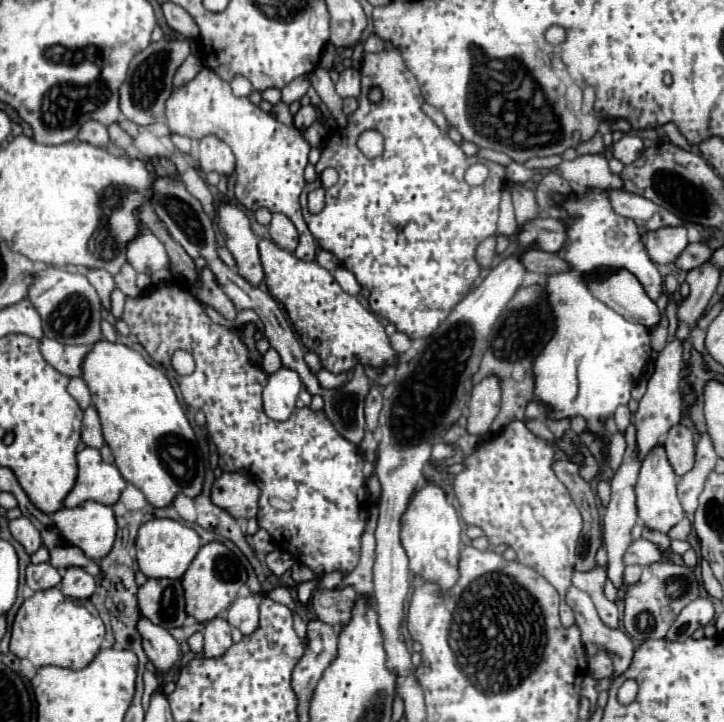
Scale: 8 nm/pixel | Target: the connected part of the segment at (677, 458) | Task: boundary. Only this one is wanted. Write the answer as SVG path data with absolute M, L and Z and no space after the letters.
M674 424L666 434L664 448L668 454L670 466L678 476L686 474L690 466L694 466L694 436L690 428L682 424Z

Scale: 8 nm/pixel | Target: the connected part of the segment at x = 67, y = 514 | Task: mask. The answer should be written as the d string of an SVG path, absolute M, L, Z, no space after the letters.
M88 500L76 508L60 508L52 514L52 522L54 528L60 532L62 540L70 546L76 546L84 552L84 556L88 558L104 558L116 538L116 520L114 520L114 512L112 506L104 506L100 502Z

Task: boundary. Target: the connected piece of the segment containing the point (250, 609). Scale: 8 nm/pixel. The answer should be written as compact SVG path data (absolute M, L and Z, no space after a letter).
M242 594L230 604L230 608L226 612L226 620L234 628L238 628L244 636L248 636L258 628L258 606L260 606L258 596Z

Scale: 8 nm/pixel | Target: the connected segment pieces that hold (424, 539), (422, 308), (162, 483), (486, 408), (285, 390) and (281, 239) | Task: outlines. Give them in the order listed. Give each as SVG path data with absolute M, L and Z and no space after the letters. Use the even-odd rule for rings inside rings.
M426 482L412 494L408 508L400 518L400 540L408 554L410 570L422 580L436 582L442 590L450 590L450 586L458 580L458 554L462 546L460 530L460 518L446 502L444 490L432 482Z
M398 48L364 54L360 72L360 106L348 116L346 128L336 128L336 132L326 140L316 164L318 174L328 166L336 168L338 182L326 190L326 206L320 214L310 214L306 208L306 196L320 188L320 178L308 182L300 194L302 214L320 248L332 252L340 264L356 276L358 284L370 292L368 302L374 314L390 320L396 330L406 334L410 340L428 338L448 318L450 310L470 292L474 280L480 276L476 248L488 236L496 234L498 204L506 184L506 168L498 164L496 170L496 162L480 156L466 156L462 148L422 112L424 98L420 94L420 86L414 74L406 68ZM372 86L380 86L384 92L384 100L380 104L370 104L366 98ZM370 128L384 136L384 152L374 160L366 160L366 156L356 148L356 138ZM474 162L486 162L490 168L490 178L482 186L470 186L464 180L466 168Z
M102 338L86 354L82 362L82 378L88 384L92 404L102 422L104 440L110 446L116 466L124 480L130 480L138 490L142 490L142 494L154 508L168 506L180 492L184 492L190 498L198 496L204 482L204 468L198 468L198 452L194 452L196 436L166 374L160 368L146 362L144 356L134 348Z
M488 376L480 384L472 388L470 396L470 416L468 416L468 432L482 436L490 432L490 424L500 410L500 378Z
M280 368L270 374L268 384L264 388L264 412L272 420L286 420L296 404L296 398L302 390L300 376L290 368Z
M272 214L272 222L270 222L270 236L272 240L282 246L284 250L294 252L298 246L298 232L294 228L294 224L290 222L290 218L286 218L284 214Z

